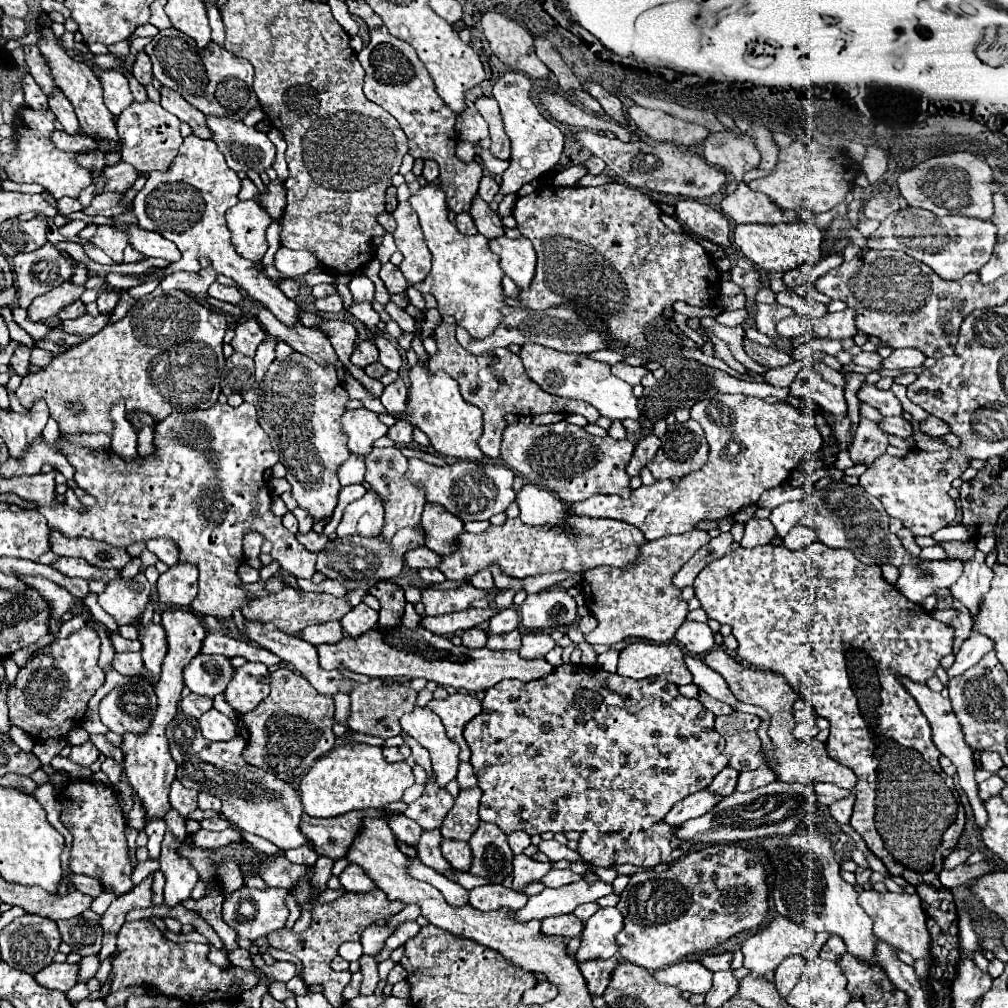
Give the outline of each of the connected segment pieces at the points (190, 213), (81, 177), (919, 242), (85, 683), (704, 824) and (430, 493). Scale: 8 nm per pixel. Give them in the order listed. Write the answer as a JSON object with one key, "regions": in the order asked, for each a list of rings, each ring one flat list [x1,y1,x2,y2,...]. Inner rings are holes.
{"regions":[[[190,134,184,138,184,144,180,146,174,162,164,172,150,172,146,186,136,194,132,202,132,210,140,228,158,232,178,246,182,258,170,264,166,274,198,272,198,260,208,258,218,274,236,280,238,286,250,294,250,298,264,304,282,324,294,326,300,322,300,306,282,294,282,290,264,272,260,272,250,260,242,258,232,246,232,234,226,226,224,214,238,202,238,190,240,178,234,170,228,168,216,142]],[[30,108,18,110,15,122,18,148,16,148,16,156,6,164,6,172,8,172,8,178,14,182,36,182,44,186,56,200,62,196,78,198,80,190,92,182,92,174,90,170,76,164,74,160,76,154,62,152,52,144,50,132,55,130,55,120,56,117,50,110,48,112,36,112]],[[906,208,892,212,880,222,878,230,870,236,868,248,874,250,902,250,918,262,930,266,944,280,960,280,970,272,978,272,992,256,996,244,996,226,990,220,966,216,934,216,926,210]],[[88,626,68,638,54,640,48,652,20,668,14,686,8,686,6,704,10,710,10,722,36,740,64,738,72,728,80,726,88,710,88,700,104,684,104,672,98,666,98,656,100,638,96,630]],[[776,780,768,786,750,790,750,792,732,792,724,800,720,800,712,810,706,814,686,820,682,826,674,830,674,836,690,842,694,846,702,844,718,844,718,842,752,842,762,840,768,836,788,836,794,834,798,824,808,812,808,806,816,804,814,788,804,784,786,784,782,780]],[[418,458,408,460,408,470,404,474,404,480,410,480,414,484,420,484,426,492,428,504,440,504,450,514,458,516,464,522,470,520,490,520,498,512,506,512,506,508,514,502,512,492,512,480,514,472,506,468,504,464,494,462,470,462,460,460,452,466,434,466]]]}

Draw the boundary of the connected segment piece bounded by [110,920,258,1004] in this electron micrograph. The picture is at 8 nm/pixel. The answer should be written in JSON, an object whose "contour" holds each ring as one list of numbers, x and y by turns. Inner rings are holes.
{"contour":[[124,922,116,934,116,952,112,956,110,992,120,992,130,986,154,988,158,994,174,996,186,1004,204,1004,210,1000,236,1000,244,990,258,984,258,976,236,966,220,968,208,960,208,944,170,942,160,930,148,922]]}

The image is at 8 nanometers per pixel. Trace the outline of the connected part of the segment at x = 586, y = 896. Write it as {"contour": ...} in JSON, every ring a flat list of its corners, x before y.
{"contour":[[602,880,598,882,574,882,570,886,560,888,544,888,540,894,530,896,526,906,514,912,514,920,528,922,532,918,544,920,548,916,558,914,570,914,578,904,584,902,596,902,598,898,612,894,612,884,606,884]]}

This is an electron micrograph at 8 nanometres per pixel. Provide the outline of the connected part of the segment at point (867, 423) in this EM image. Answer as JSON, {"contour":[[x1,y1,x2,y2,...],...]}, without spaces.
{"contour":[[860,418,860,426,856,430,854,444,848,448,852,462,868,466,872,460,886,454,886,448,888,448,888,438,878,428,878,424,868,418]]}

